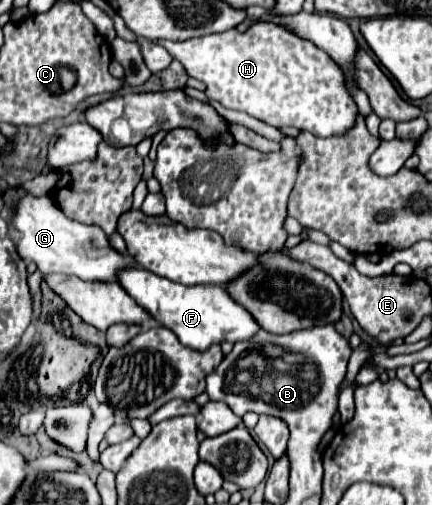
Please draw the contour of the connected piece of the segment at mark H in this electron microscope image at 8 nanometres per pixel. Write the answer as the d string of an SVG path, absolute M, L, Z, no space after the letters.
M256 21L244 33L232 29L224 33L186 39L180 43L166 39L154 39L154 43L162 45L176 61L180 61L190 77L200 79L206 85L204 93L208 99L218 101L226 109L244 111L260 121L266 121L272 127L294 127L298 131L308 131L316 137L346 135L356 125L358 105L346 87L340 67L326 51L316 47L312 41L298 37L286 25Z

